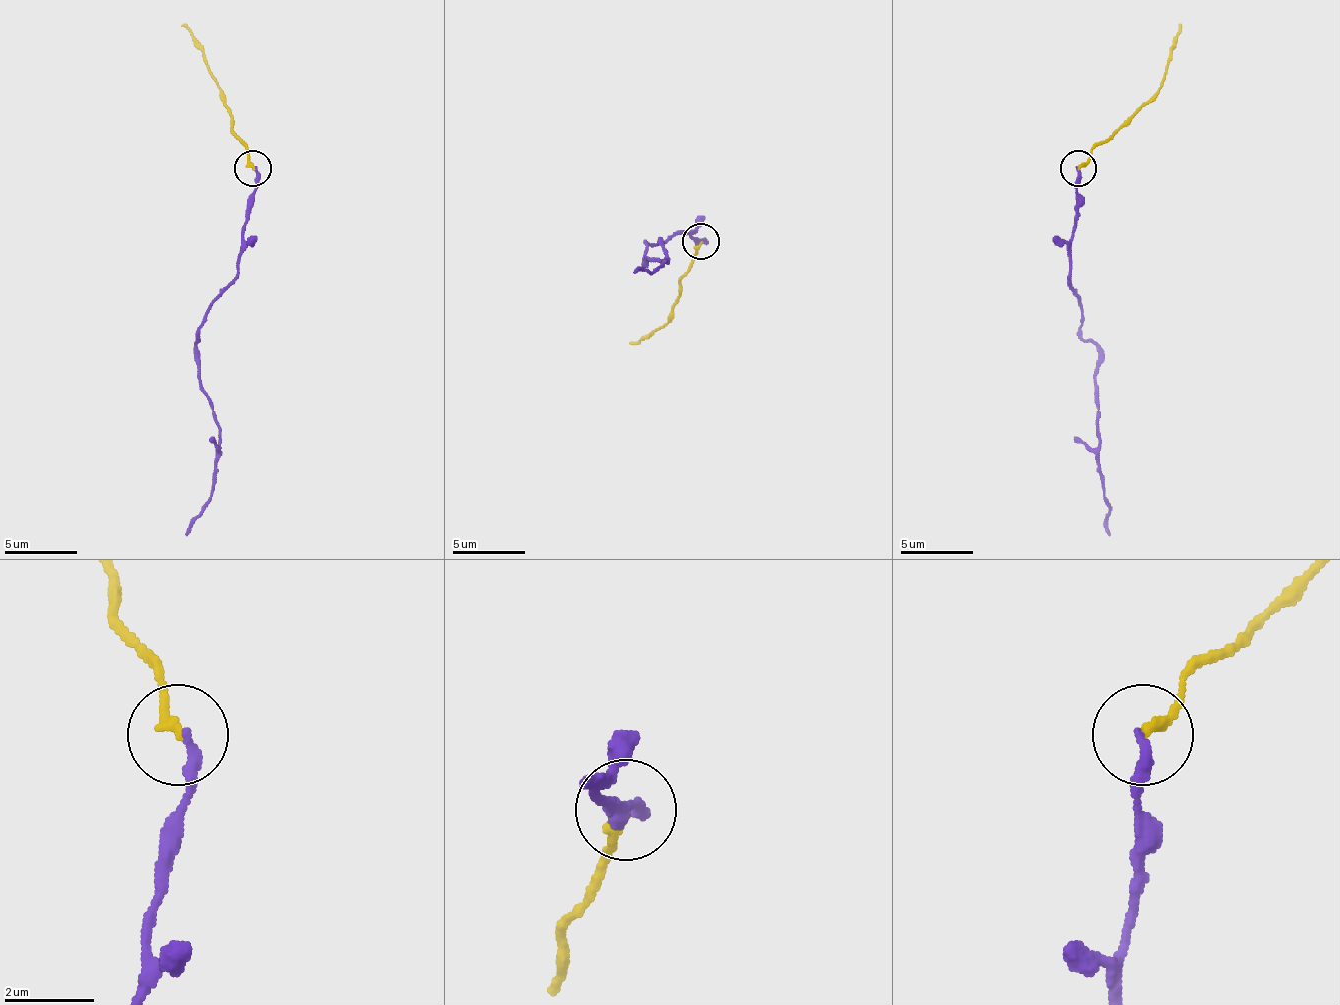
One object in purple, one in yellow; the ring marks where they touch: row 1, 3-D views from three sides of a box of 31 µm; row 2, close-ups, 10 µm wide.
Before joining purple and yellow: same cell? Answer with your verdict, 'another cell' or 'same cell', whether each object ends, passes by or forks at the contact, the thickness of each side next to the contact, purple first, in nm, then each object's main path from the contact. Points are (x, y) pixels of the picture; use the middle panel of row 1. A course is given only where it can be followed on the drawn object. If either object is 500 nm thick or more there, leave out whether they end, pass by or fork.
another cell | purple ends | yellow ends | 280/220 nm | purple via (701, 242), (705, 242), (687, 235), (647, 246), (647, 260), (650, 257), (669, 260), (658, 268), (636, 271) | yellow via (701, 242), (665, 322), (628, 344)

